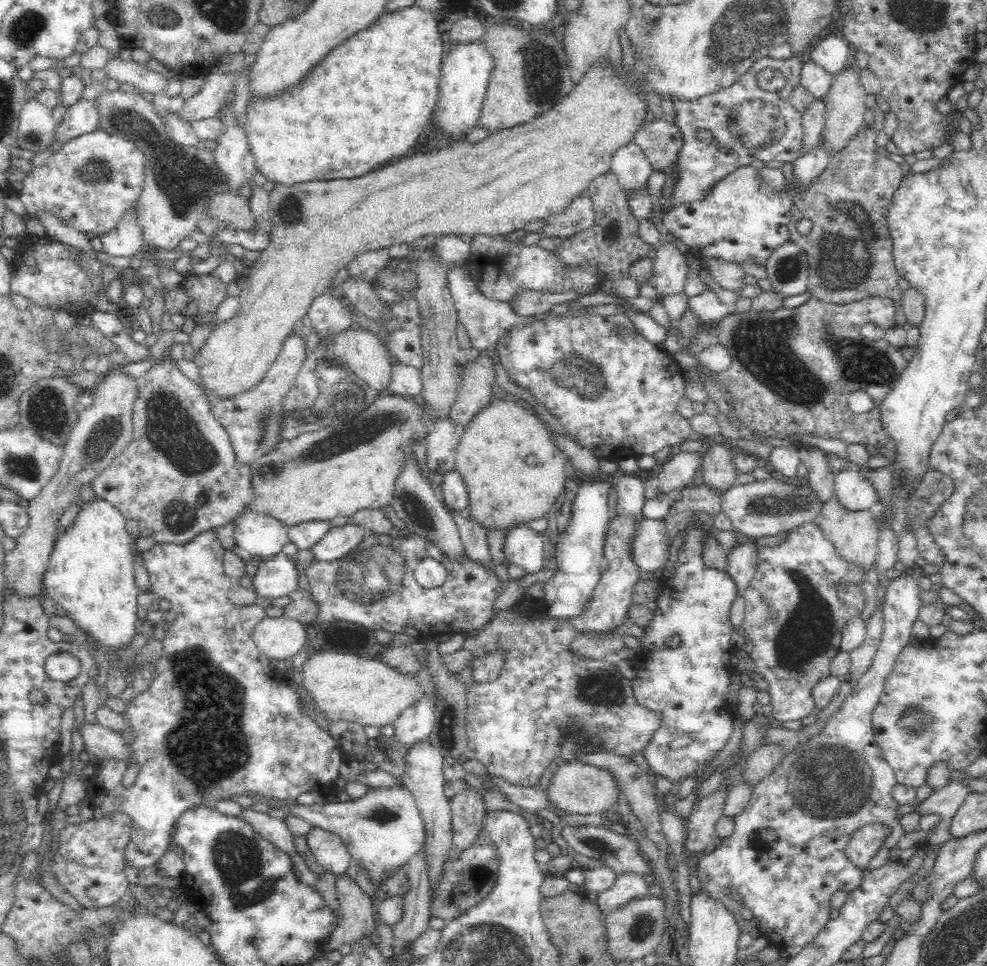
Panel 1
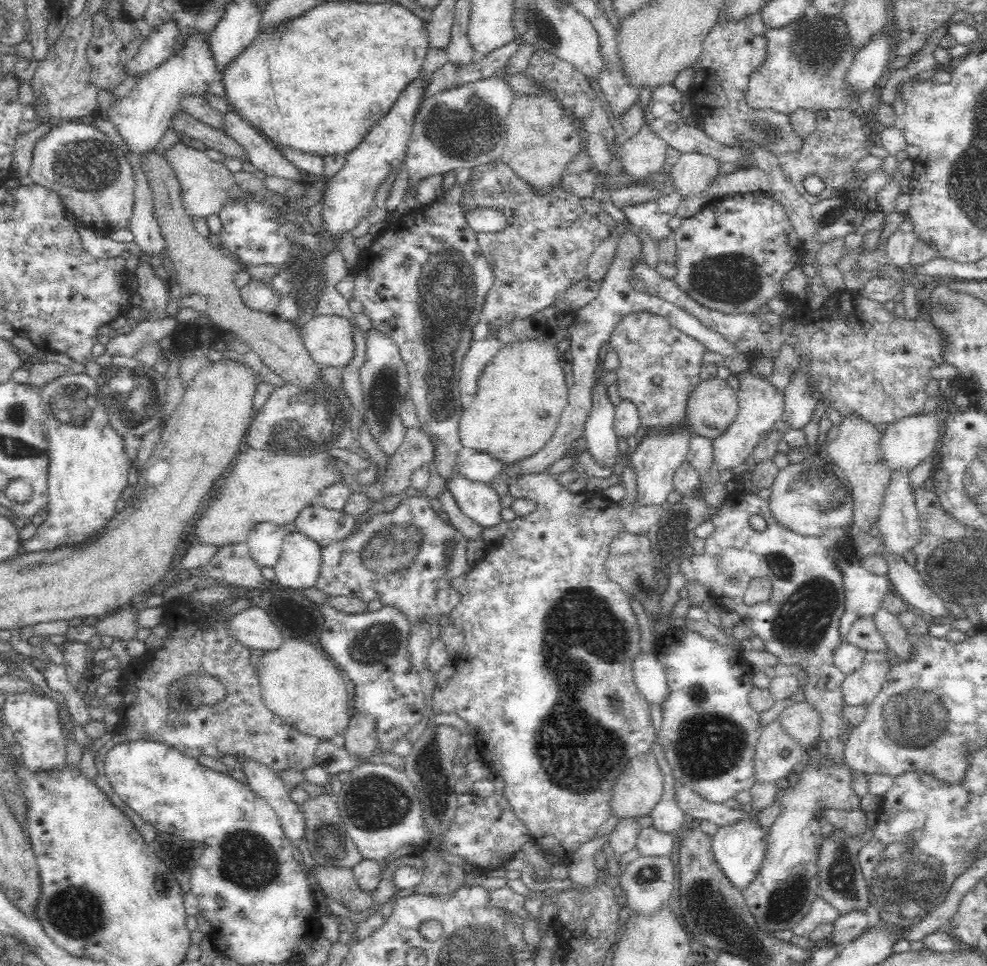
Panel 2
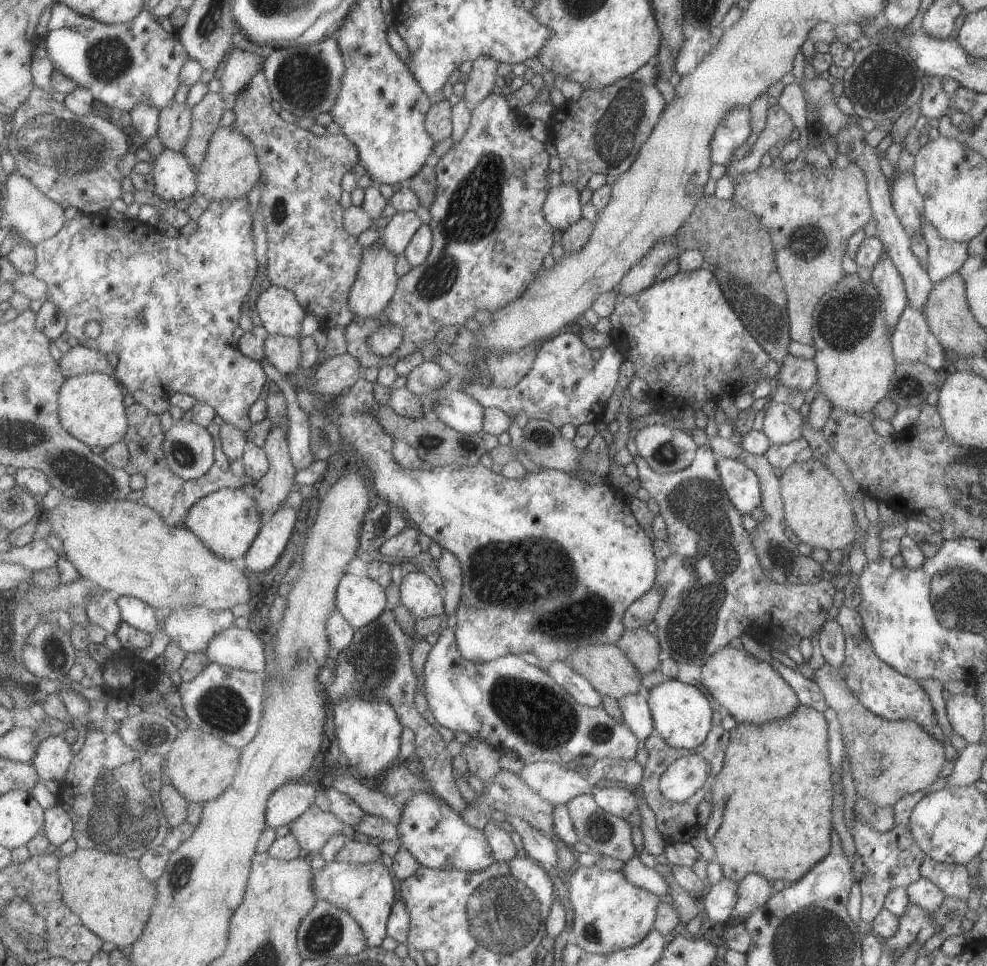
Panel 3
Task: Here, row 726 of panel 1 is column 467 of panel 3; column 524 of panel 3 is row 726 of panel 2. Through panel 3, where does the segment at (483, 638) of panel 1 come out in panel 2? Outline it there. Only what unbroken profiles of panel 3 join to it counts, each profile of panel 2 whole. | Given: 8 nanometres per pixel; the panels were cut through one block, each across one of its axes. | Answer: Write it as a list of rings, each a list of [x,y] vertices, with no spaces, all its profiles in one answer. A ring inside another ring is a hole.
[[[532,474],[522,477],[509,486],[509,493],[516,499],[525,498],[536,501],[536,510],[524,516],[517,516],[509,522],[509,529],[498,544],[492,544],[485,550],[483,559],[475,564],[474,571],[463,580],[452,579],[450,586],[456,588],[461,595],[461,602],[450,614],[450,625],[458,628],[464,636],[465,645],[461,656],[457,657],[454,673],[443,683],[436,683],[431,699],[434,714],[453,712],[462,717],[467,724],[476,728],[475,746],[483,761],[494,774],[504,777],[506,789],[504,796],[510,801],[512,809],[520,820],[530,828],[533,842],[548,854],[558,858],[558,864],[567,864],[571,854],[584,842],[596,838],[596,833],[612,815],[609,798],[616,777],[622,772],[623,766],[634,757],[650,754],[656,744],[656,730],[651,723],[650,703],[642,697],[634,683],[631,669],[633,656],[642,651],[640,647],[640,628],[629,595],[624,593],[616,582],[606,573],[606,558],[610,550],[612,537],[620,531],[632,534],[647,534],[648,529],[662,518],[665,513],[661,506],[640,506],[636,502],[614,503],[604,502],[596,494],[572,492],[556,480],[554,474]],[[578,658],[578,660],[576,660]],[[562,698],[570,702],[564,704]],[[562,702],[562,704],[560,704]]]

